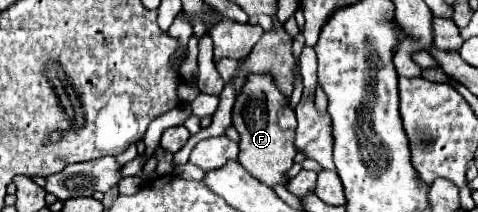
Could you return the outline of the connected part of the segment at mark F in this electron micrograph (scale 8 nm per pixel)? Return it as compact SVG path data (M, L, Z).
M249 75L245 87L237 93L233 107L233 123L239 131L239 163L261 183L273 187L277 183L285 185L283 177L293 165L295 157L295 111L289 107L289 99L277 91L269 75Z

